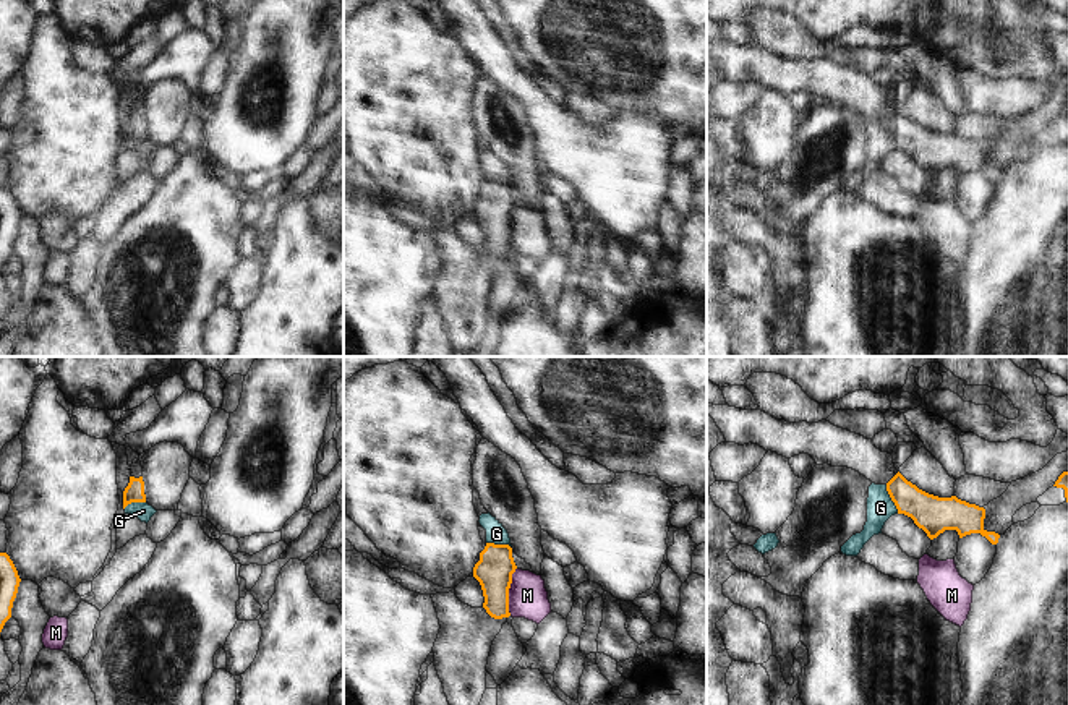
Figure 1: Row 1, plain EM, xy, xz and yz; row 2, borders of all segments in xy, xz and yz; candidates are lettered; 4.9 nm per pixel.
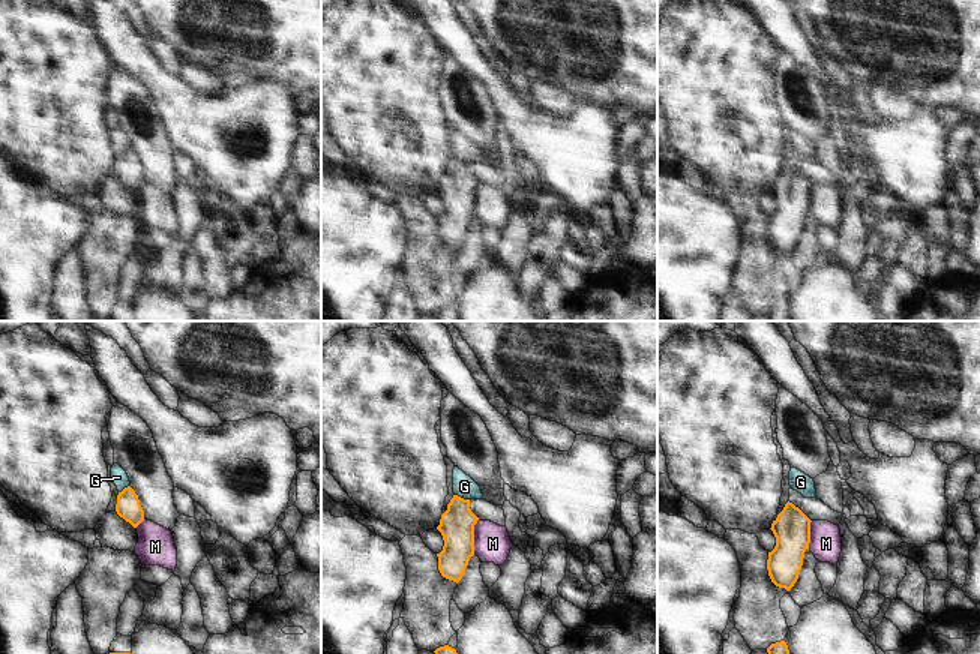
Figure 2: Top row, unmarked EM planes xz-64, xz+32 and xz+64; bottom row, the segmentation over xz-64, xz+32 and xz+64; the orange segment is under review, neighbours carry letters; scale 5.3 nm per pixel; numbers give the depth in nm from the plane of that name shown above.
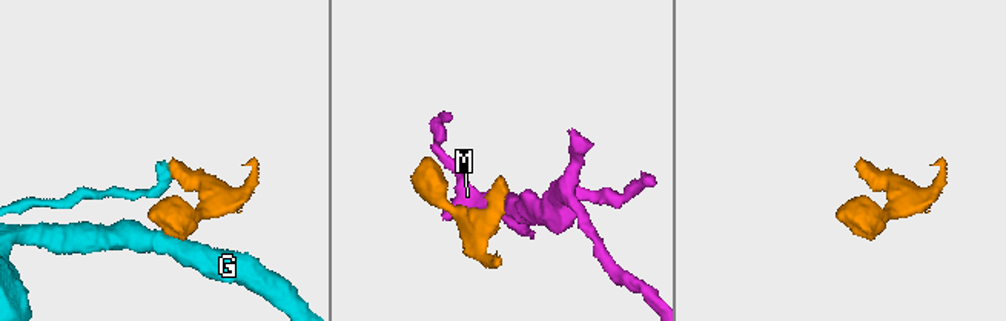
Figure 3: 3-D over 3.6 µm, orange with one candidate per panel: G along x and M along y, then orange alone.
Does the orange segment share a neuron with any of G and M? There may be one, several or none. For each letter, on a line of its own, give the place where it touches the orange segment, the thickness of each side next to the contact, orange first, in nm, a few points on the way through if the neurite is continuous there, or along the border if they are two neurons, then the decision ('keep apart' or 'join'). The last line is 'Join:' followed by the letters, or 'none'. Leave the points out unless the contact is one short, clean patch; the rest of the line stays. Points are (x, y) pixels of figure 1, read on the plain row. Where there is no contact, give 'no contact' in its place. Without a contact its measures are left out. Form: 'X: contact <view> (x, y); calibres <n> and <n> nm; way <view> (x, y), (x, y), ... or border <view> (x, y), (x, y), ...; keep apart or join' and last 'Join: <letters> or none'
G: contact yz (892, 136); calibres 180 and 140 nm; border yz (885, 122), (898, 149); keep apart
M: contact xz (508, 229); calibres 180 and 190 nm; border xz (516, 205), (509, 226), (509, 252); keep apart
Join: none

